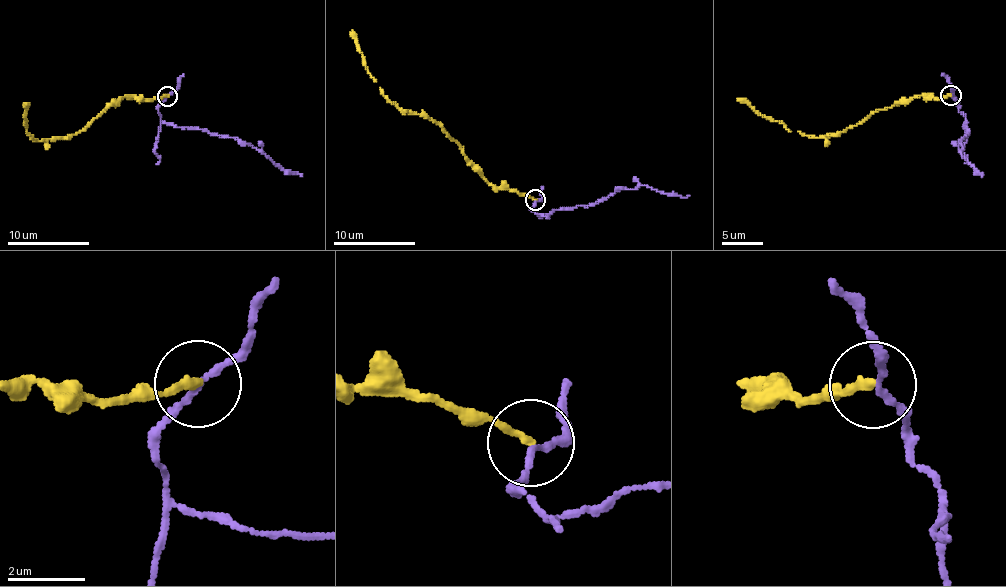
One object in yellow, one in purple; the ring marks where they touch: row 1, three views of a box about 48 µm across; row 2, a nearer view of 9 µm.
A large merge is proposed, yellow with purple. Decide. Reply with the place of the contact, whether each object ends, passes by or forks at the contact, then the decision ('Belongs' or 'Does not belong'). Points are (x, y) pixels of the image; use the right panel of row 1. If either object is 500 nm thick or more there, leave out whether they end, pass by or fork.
Place: (951, 95). At the ring yellow ends. At the ring purple passes by. Does not belong

